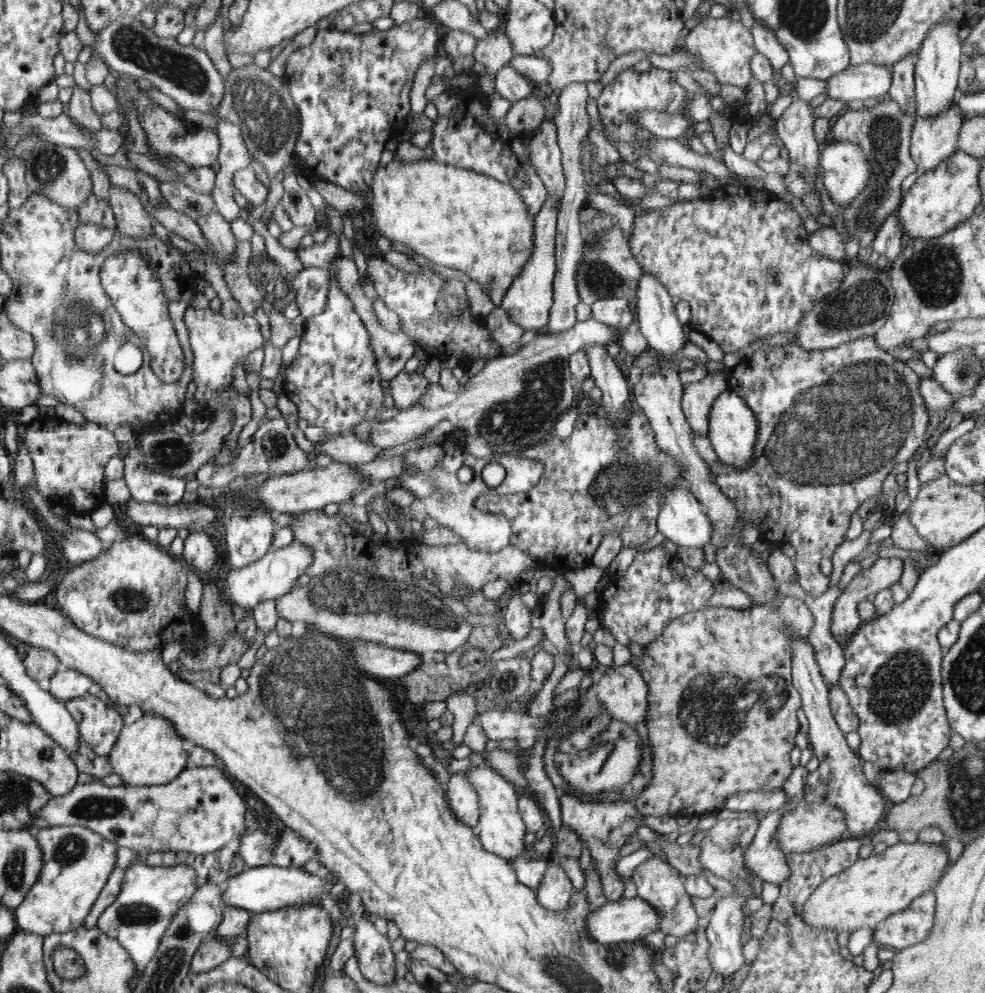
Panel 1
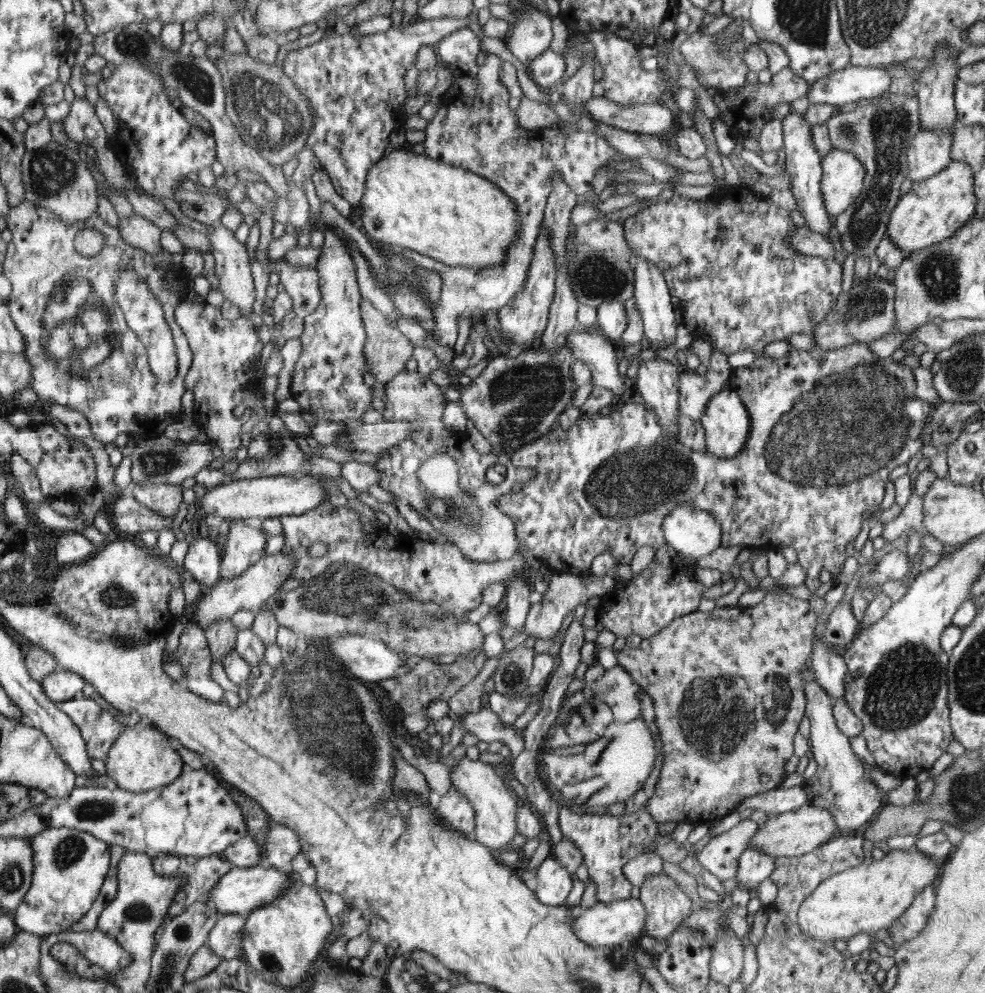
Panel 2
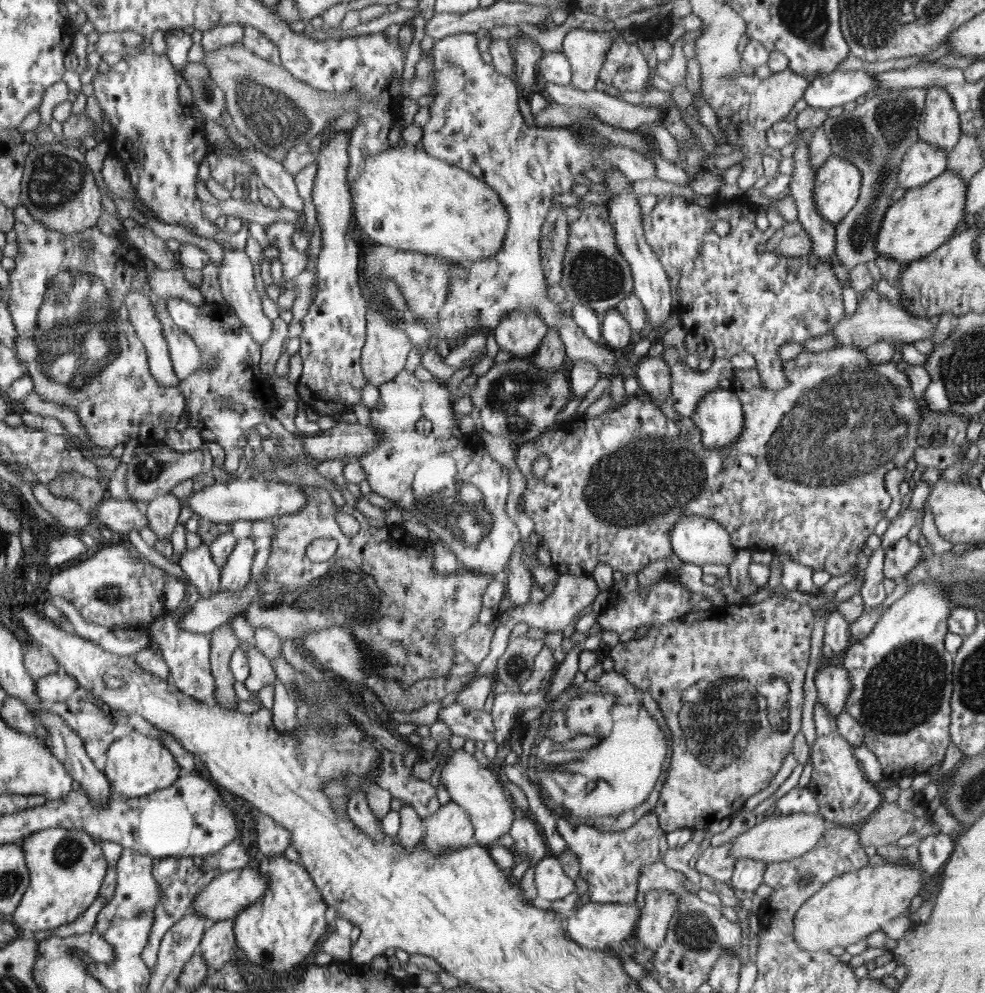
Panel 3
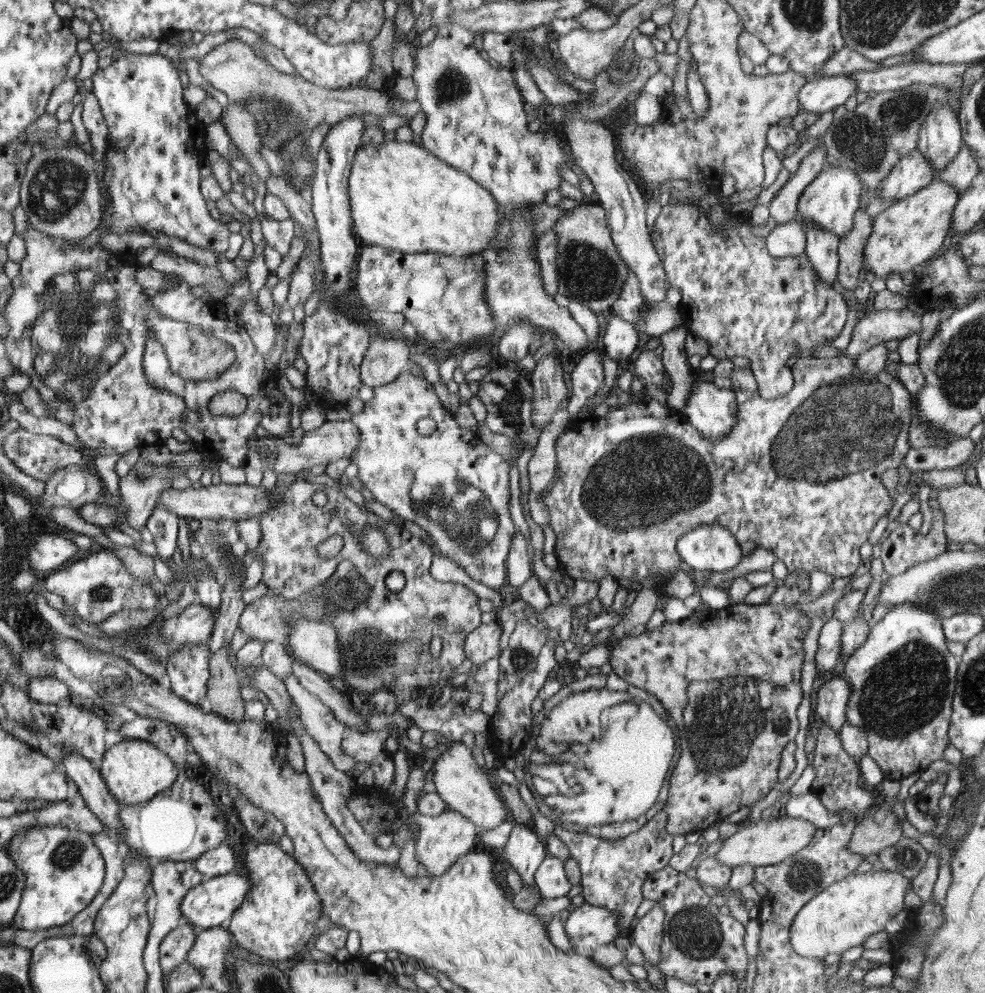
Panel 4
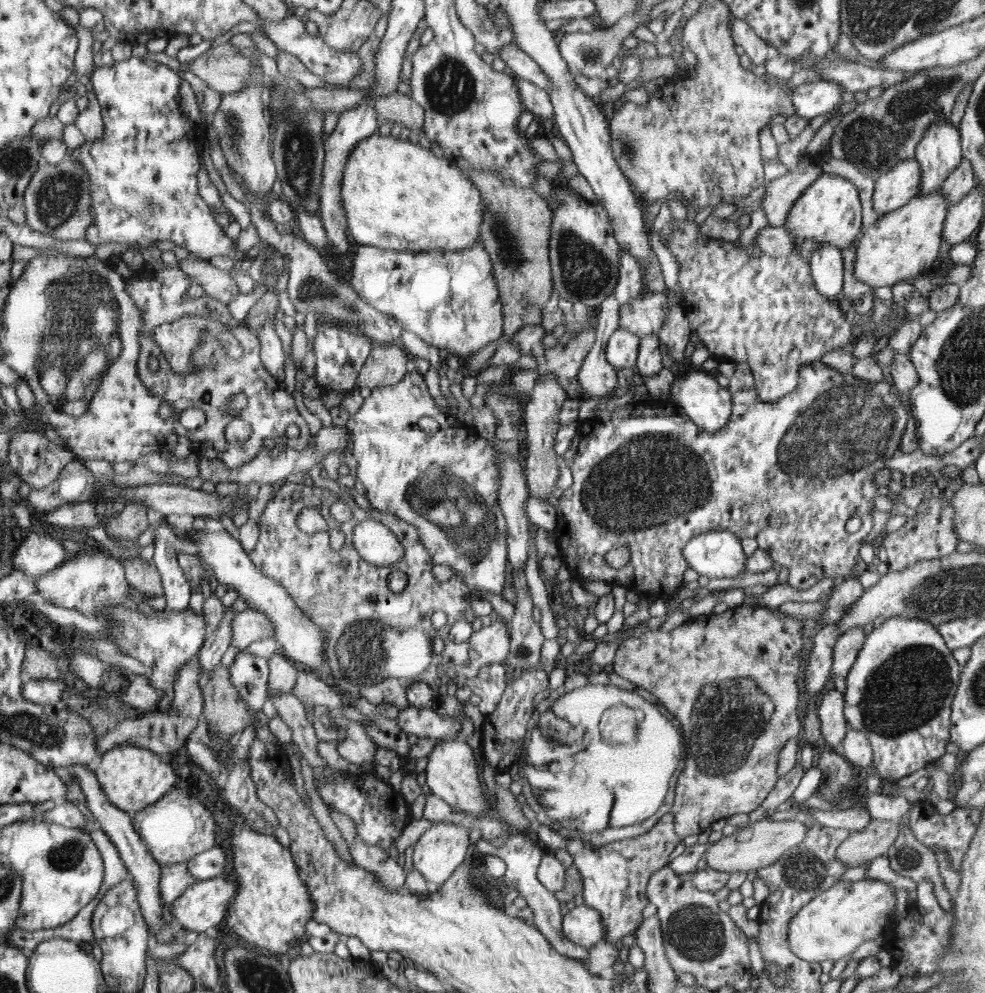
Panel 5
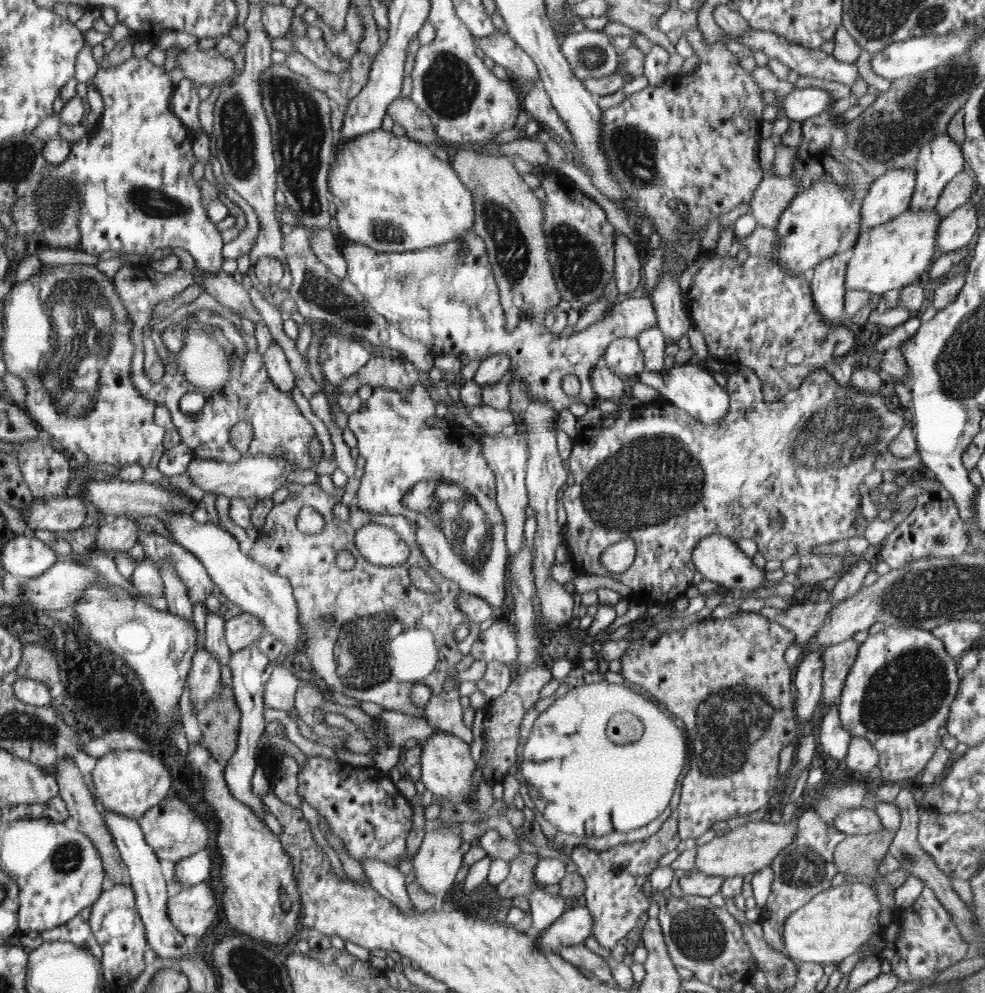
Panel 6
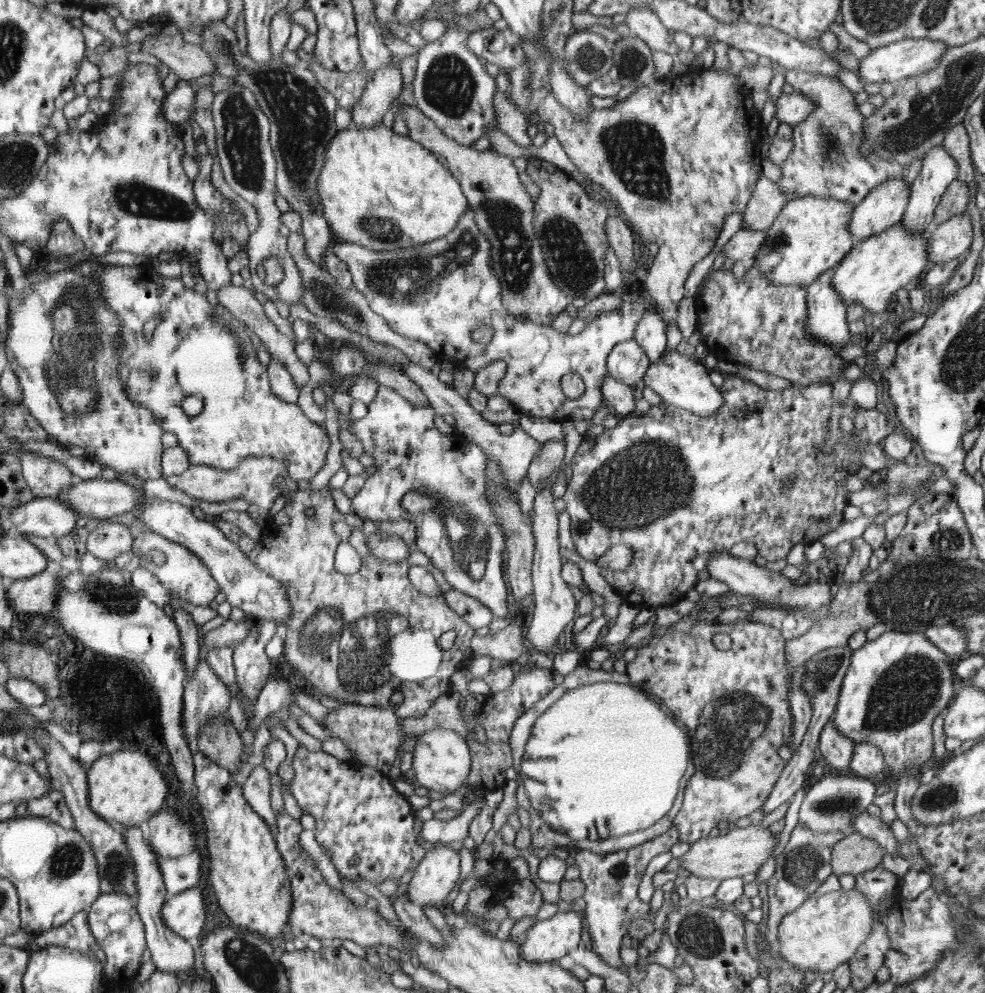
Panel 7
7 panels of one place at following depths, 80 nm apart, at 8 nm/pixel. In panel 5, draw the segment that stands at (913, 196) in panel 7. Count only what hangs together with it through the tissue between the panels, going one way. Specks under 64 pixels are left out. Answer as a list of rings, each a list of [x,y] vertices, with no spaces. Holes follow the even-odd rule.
[[[948,119],[936,121],[918,143],[915,159],[922,169],[918,195],[940,191],[944,180],[961,163],[961,134]]]

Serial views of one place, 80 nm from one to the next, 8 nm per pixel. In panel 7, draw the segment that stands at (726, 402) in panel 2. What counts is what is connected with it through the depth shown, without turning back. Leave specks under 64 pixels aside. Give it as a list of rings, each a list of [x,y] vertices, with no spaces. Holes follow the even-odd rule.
[[[675,351],[664,352],[661,361],[656,365],[650,364],[643,380],[645,386],[652,388],[662,398],[663,403],[673,408],[688,410],[691,414],[702,417],[712,417],[720,412],[725,405],[725,398],[712,382],[702,364],[698,360],[690,360],[690,356],[679,354]]]

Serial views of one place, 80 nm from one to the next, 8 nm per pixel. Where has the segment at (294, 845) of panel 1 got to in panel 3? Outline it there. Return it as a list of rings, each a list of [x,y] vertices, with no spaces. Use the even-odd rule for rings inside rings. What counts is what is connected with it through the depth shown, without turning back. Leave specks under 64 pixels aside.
[[[254,808],[250,815],[253,823],[255,823],[254,827],[258,836],[258,855],[256,860],[262,860],[277,854],[285,854],[285,850],[293,842],[290,830],[276,823],[271,817],[254,810]]]

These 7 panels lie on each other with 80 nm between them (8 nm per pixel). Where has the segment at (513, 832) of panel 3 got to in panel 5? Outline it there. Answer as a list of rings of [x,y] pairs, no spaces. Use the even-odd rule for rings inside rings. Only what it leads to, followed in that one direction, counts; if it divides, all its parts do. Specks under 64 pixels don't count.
[[[515,832],[514,835],[508,836],[505,844],[496,848],[492,843],[482,840],[481,838],[473,845],[473,850],[483,853],[484,855],[490,854],[502,858],[506,863],[506,874],[503,877],[507,885],[507,892],[515,890],[518,896],[526,900],[528,906],[534,913],[534,926],[548,939],[553,947],[566,955],[568,958],[575,958],[588,964],[588,948],[580,945],[575,945],[571,940],[564,936],[562,925],[563,916],[560,913],[560,901],[556,899],[555,894],[550,893],[537,880],[537,870],[540,868],[541,858],[545,854],[541,846],[532,843],[526,836],[521,835],[522,832]]]

